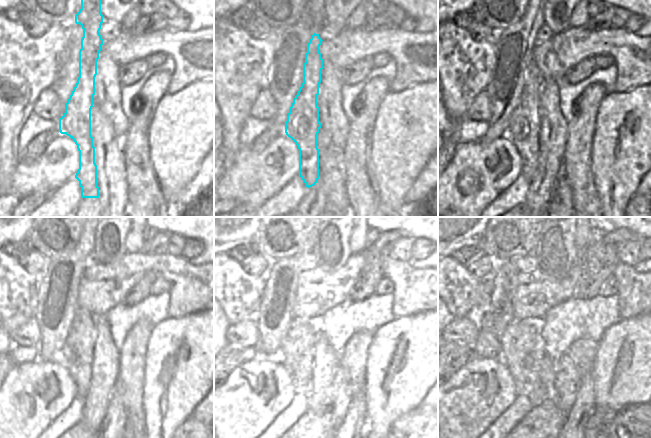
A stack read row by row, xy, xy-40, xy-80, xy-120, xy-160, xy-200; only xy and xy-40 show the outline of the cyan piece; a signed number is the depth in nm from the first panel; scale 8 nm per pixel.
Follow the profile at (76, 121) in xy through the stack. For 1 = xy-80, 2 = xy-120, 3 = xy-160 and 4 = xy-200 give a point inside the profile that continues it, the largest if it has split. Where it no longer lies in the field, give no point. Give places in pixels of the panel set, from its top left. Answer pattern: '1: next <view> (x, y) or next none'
1: next xy-80 (524, 127)
2: next xy-120 (77, 352)
3: next xy-160 (306, 331)
4: next xy-200 (536, 325)

